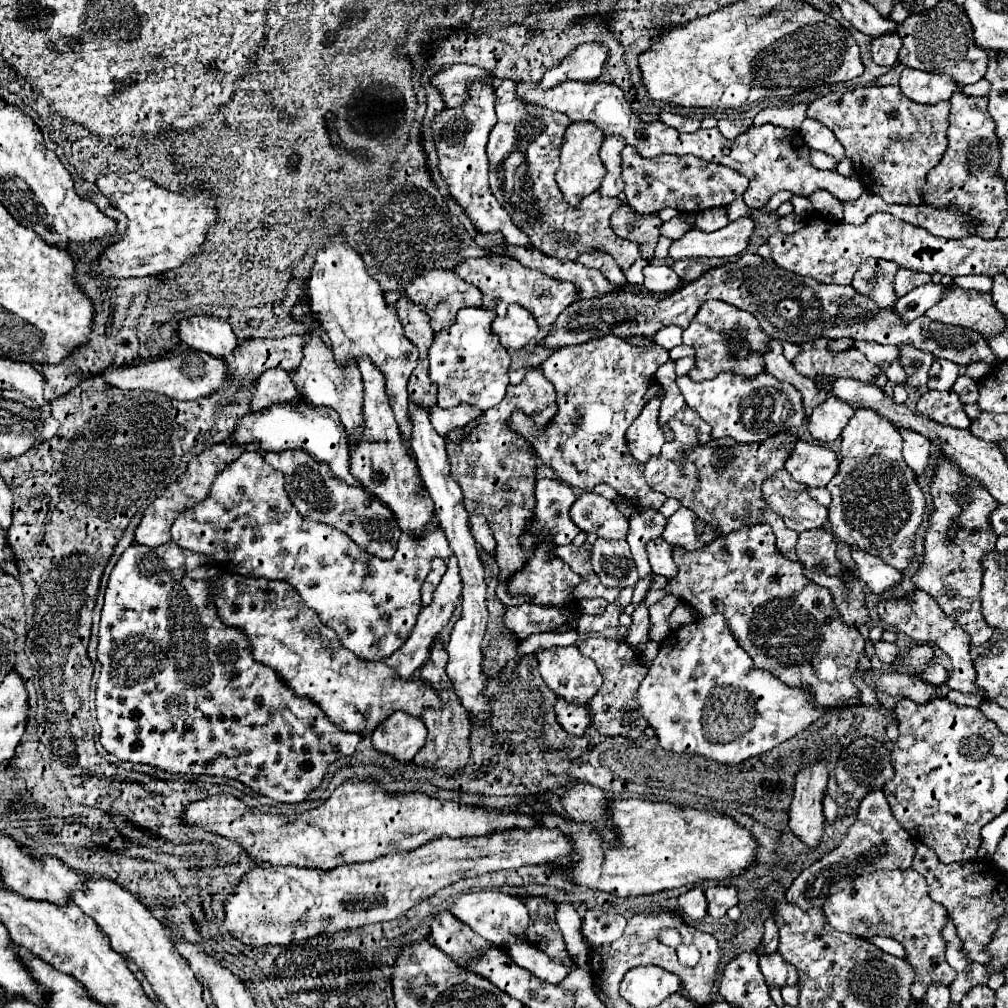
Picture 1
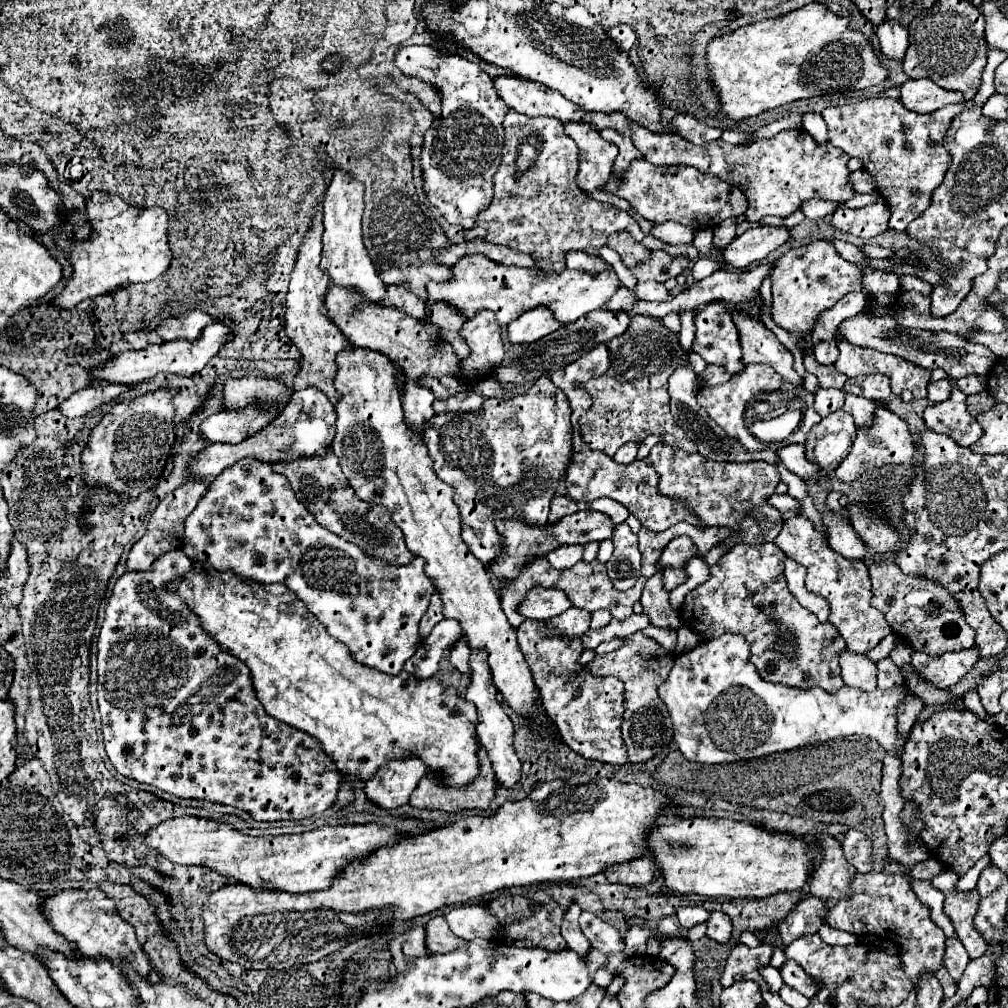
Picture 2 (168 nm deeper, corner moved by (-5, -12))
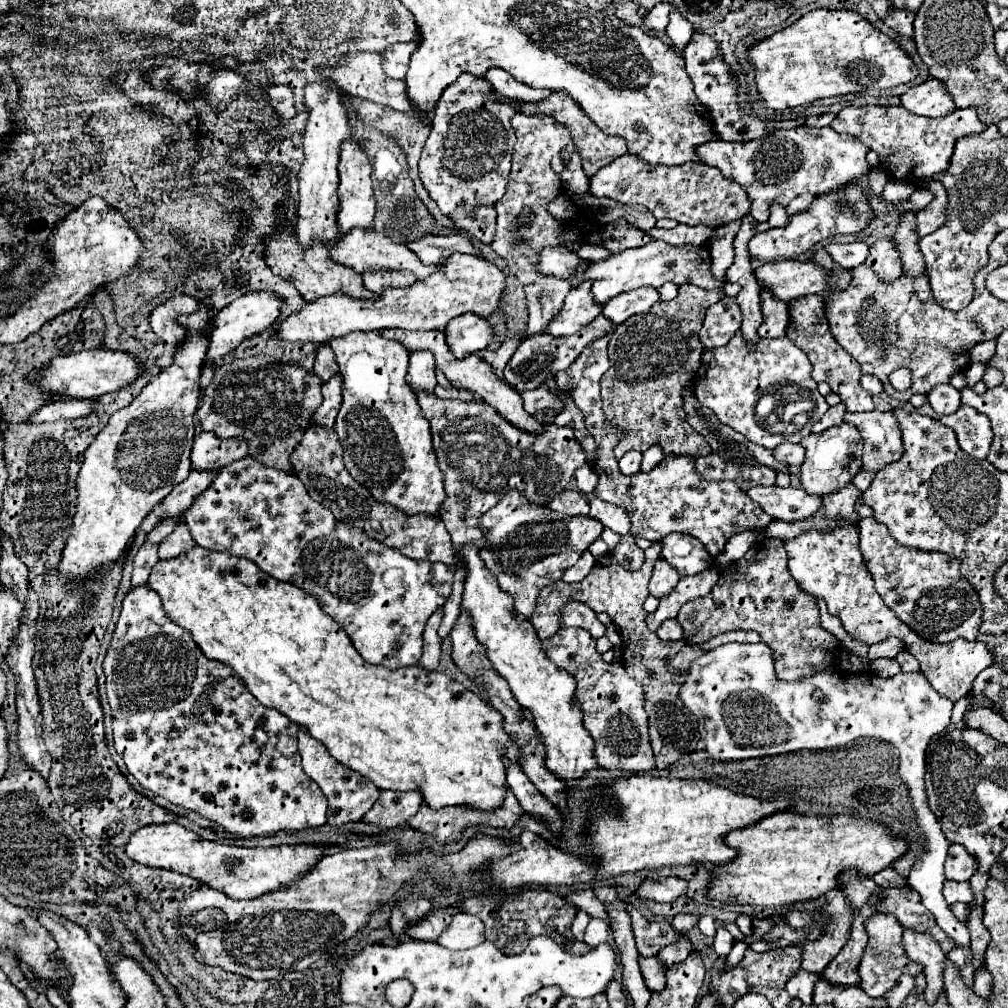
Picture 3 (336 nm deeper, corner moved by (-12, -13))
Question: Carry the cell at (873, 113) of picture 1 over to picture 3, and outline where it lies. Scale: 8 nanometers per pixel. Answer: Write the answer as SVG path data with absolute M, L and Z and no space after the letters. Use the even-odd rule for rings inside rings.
M866 105L866 107L844 107L836 115L832 129L838 133L854 135L862 143L866 143L872 151L876 151L880 157L880 169L884 169L890 179L914 183L916 187L920 183L928 183L928 189L936 197L930 205L926 205L922 211L916 213L916 221L918 221L916 231L920 235L930 235L932 231L942 227L942 223L946 223L946 207L948 207L946 189L942 187L942 183L934 181L932 175L946 171L958 137L982 133L986 129L986 125L978 119L974 107L956 109L952 115L928 119L928 117L916 117L910 111L906 111L904 107Z

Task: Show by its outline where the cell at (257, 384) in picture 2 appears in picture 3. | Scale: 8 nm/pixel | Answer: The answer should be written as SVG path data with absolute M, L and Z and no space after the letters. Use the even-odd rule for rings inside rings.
M274 357L236 359L232 363L222 363L220 367L214 369L214 377L204 391L204 403L198 407L196 417L202 431L210 431L220 439L240 437L248 443L250 457L254 457L266 467L292 473L290 455L296 449L296 445L302 441L304 431L310 427L310 415L314 415L314 411L322 405L320 387L322 387L320 377L294 363L284 363Z

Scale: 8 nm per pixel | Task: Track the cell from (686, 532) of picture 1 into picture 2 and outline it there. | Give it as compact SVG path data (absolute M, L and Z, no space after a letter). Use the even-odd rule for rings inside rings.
M677 536L673 538L661 554L661 566L673 566L673 568L681 568L689 558L693 556L693 542L689 536Z

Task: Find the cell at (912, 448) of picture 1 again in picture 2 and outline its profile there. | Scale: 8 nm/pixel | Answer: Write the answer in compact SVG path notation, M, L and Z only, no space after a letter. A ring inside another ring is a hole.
M879 406L875 410L875 426L869 428L869 430L857 430L857 438L853 440L853 448L851 448L849 456L835 470L835 476L841 482L851 482L869 468L879 468L879 466L887 466L887 464L891 464L891 466L893 464L911 466L917 454L919 454L917 444L915 444L911 432L909 432L905 420L901 420L897 414L889 412L887 408Z

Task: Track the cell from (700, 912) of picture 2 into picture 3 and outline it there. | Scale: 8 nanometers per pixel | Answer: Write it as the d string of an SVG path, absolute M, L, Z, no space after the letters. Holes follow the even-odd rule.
M676 915L670 925L672 925L672 929L676 933L686 933L686 931L690 931L698 923L698 919L700 919L698 915Z

